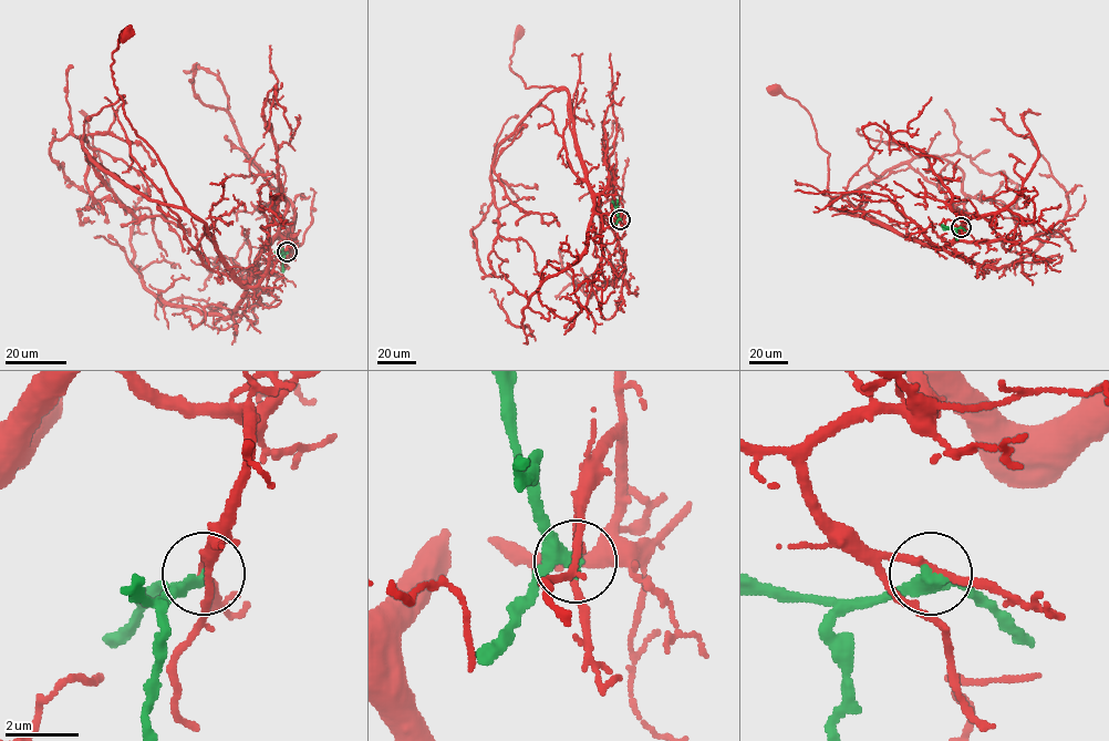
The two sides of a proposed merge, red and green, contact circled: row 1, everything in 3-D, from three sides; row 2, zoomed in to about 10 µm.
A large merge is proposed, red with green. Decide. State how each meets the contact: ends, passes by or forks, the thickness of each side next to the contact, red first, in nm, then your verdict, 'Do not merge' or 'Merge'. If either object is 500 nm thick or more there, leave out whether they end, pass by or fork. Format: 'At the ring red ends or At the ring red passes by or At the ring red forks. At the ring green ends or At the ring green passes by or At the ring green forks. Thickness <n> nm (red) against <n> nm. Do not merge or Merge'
At the ring red passes by. At the ring green passes by. Thickness 200 nm (red) against 320 nm. Do not merge

